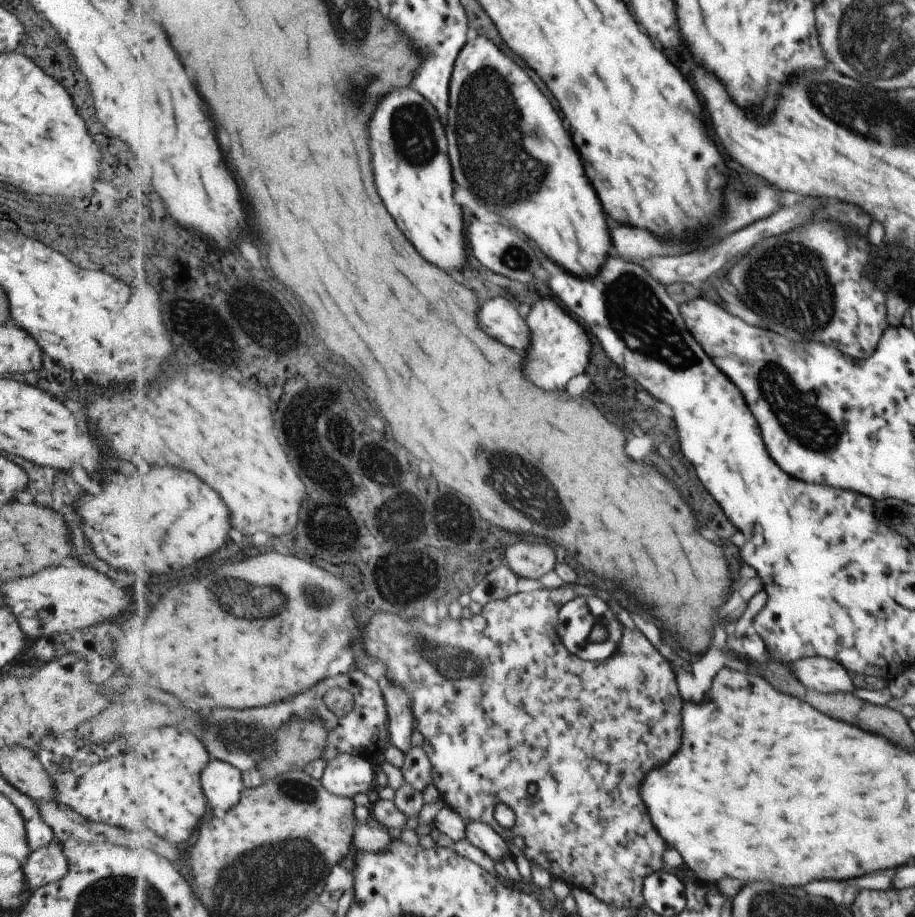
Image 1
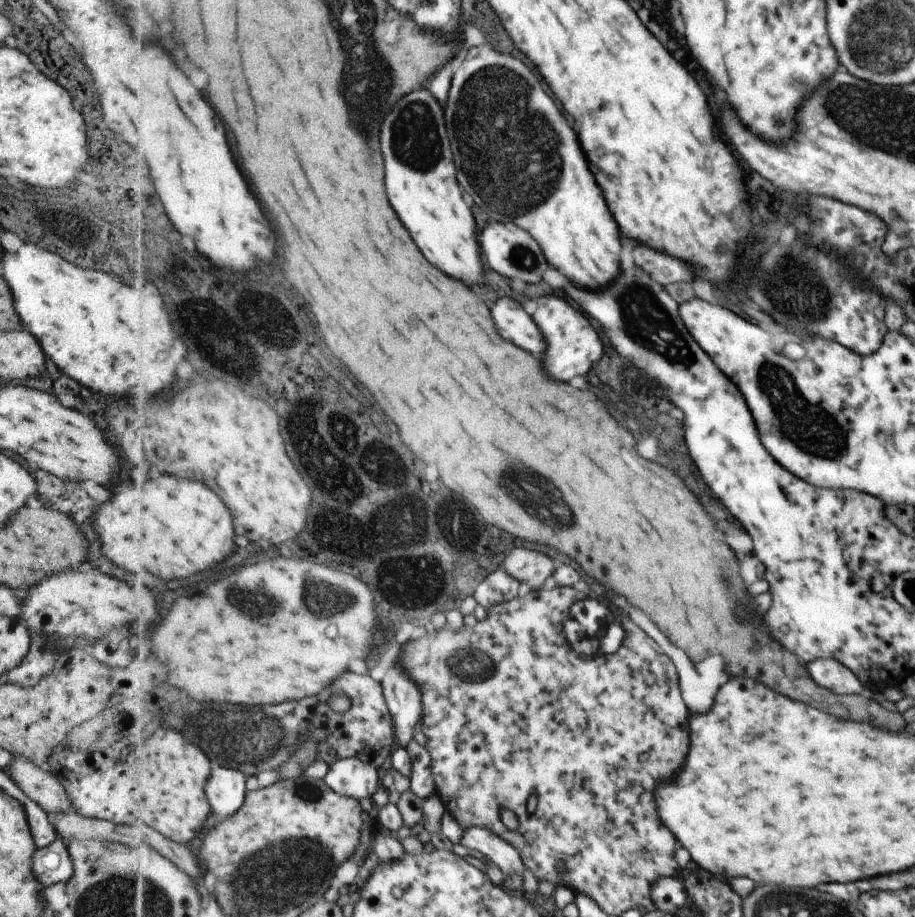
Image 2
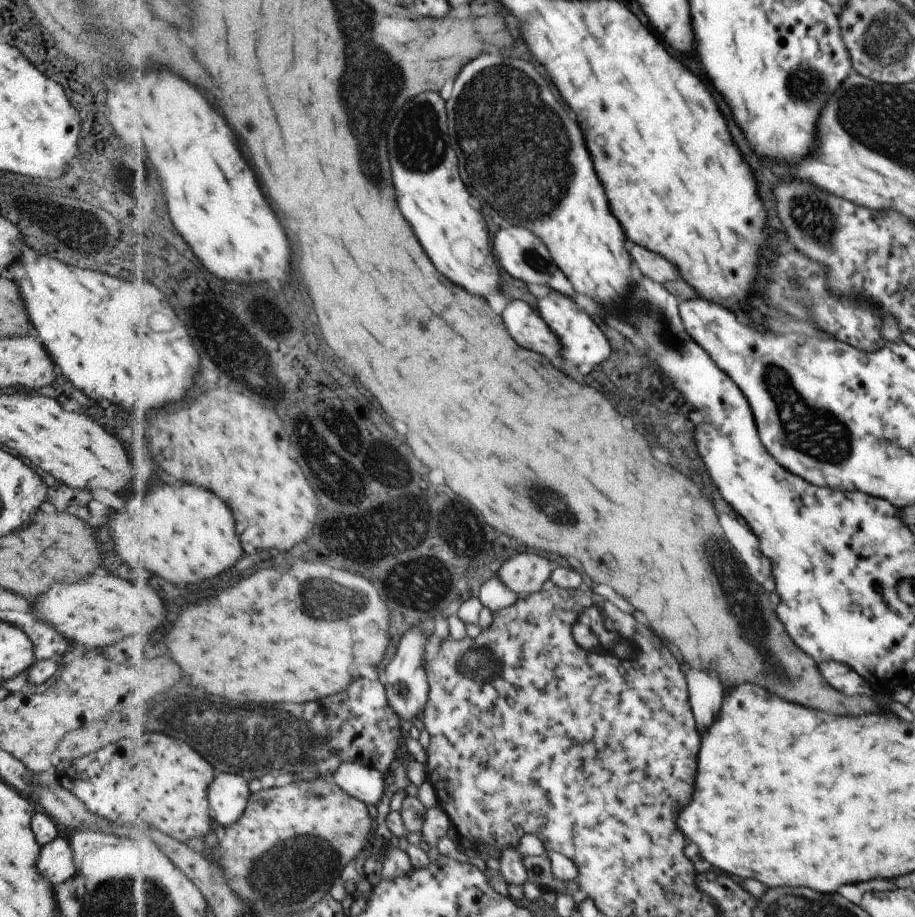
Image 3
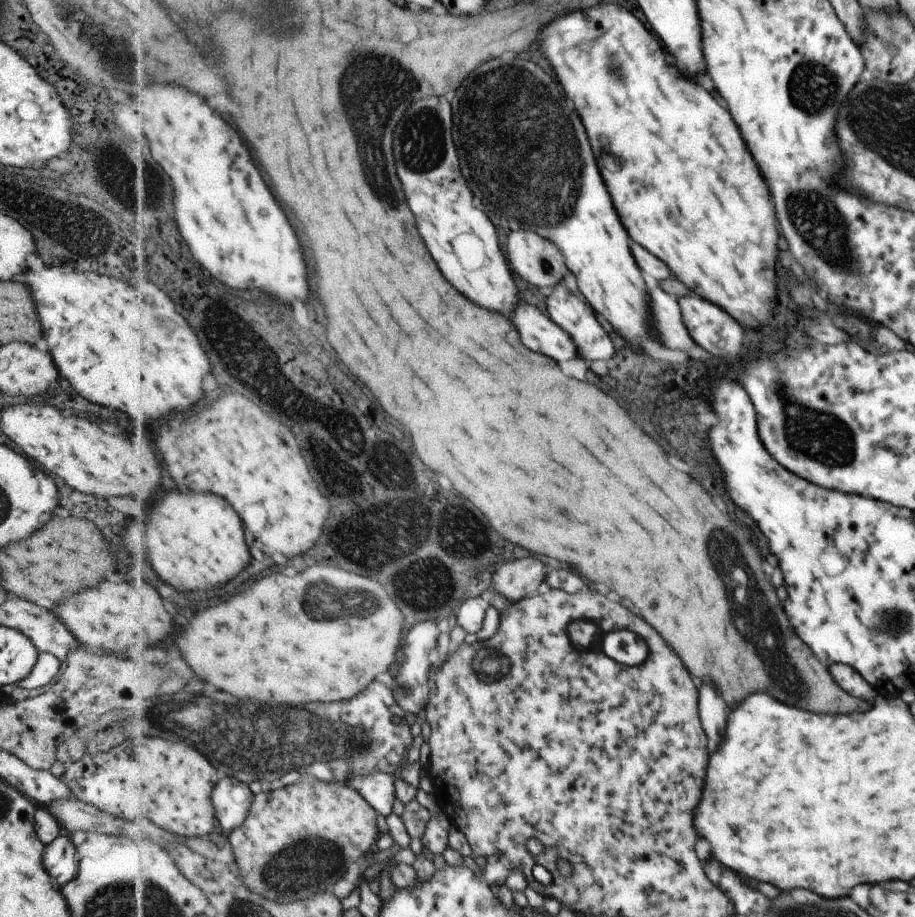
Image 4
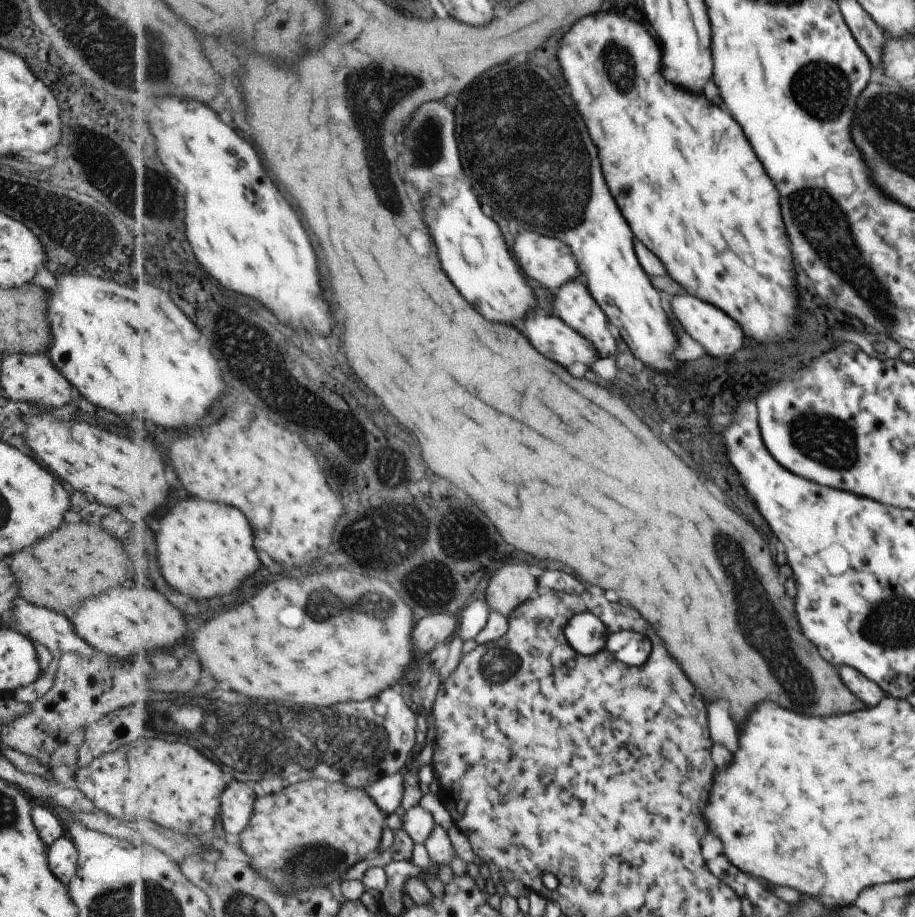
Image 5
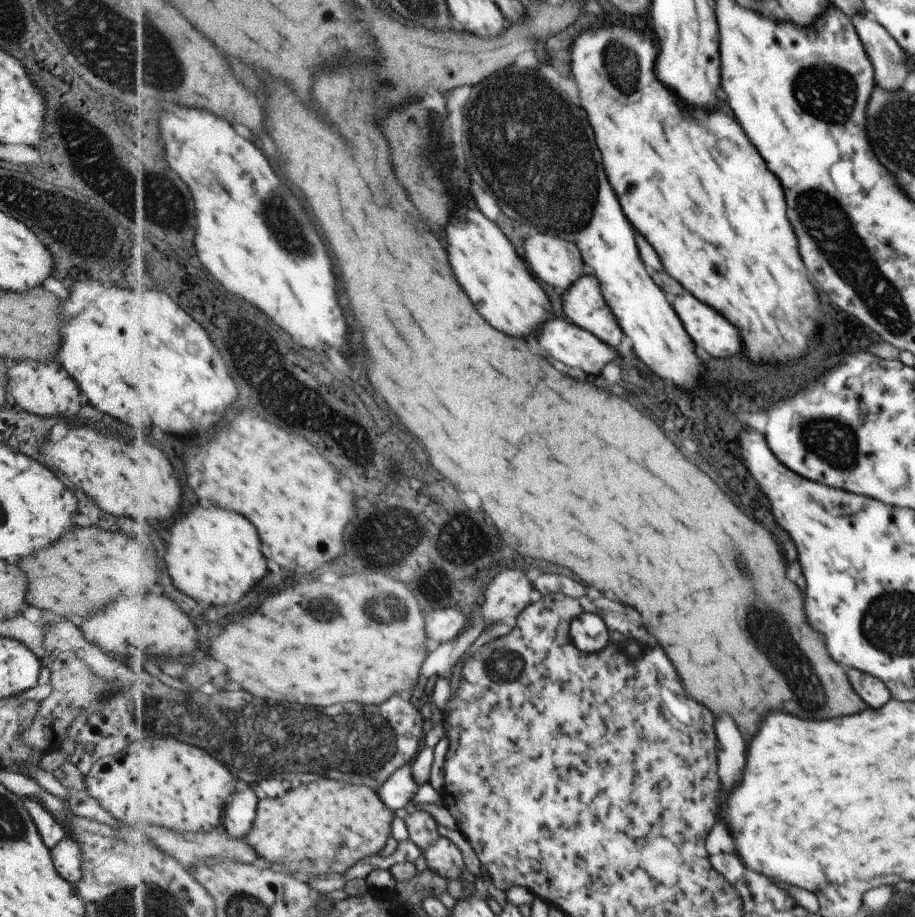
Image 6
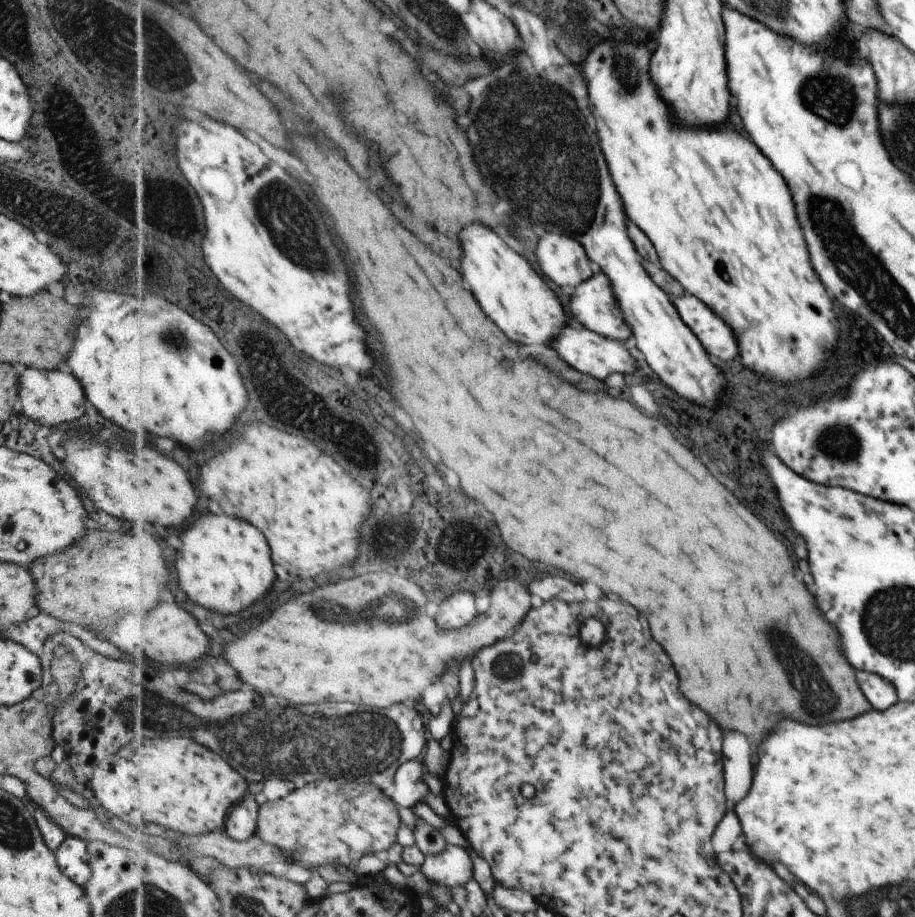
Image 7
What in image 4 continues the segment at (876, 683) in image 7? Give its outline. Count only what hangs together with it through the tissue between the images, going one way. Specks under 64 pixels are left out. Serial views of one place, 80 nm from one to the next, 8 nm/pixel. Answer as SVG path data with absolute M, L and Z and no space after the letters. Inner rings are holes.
M843 663L830 664L828 671L835 682L852 697L873 704L878 692L857 671Z

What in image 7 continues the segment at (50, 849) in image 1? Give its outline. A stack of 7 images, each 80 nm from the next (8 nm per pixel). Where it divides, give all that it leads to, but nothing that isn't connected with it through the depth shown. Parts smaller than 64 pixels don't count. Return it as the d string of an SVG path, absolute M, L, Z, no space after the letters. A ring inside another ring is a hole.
M65 837L53 853L59 870L77 884L83 886L90 877L90 866L84 840Z

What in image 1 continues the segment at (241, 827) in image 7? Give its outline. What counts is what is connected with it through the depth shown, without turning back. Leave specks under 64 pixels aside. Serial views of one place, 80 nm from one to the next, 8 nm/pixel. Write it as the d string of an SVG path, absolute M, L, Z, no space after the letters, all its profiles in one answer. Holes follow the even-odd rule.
M211 760L209 766L203 772L203 790L207 792L207 798L211 800L211 808L222 808L225 812L231 810L240 803L242 792L245 790L241 769L225 761Z

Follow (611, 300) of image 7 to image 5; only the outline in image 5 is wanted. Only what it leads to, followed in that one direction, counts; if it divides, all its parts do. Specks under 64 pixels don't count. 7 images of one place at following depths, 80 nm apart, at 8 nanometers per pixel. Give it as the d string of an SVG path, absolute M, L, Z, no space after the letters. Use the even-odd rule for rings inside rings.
M581 280L565 283L553 307L557 308L567 325L586 336L598 348L601 356L613 356L617 354L617 340L607 326L607 314L597 304L598 300L591 296L587 286Z

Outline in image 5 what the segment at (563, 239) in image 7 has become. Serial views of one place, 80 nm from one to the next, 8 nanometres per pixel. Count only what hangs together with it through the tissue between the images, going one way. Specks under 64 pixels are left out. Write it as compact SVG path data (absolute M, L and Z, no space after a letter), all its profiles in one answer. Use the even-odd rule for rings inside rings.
M525 232L517 238L515 256L529 278L553 290L581 274L575 253L567 243L537 232Z

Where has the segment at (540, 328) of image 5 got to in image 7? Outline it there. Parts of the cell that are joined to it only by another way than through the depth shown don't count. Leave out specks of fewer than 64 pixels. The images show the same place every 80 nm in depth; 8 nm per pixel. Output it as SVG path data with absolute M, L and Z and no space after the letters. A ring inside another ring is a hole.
M565 328L563 336L553 344L557 348L557 352L577 370L585 372L585 374L591 374L595 378L609 378L611 374L615 372L621 372L621 374L633 374L637 370L637 360L635 356L629 352L627 345L631 341L613 340L604 337L602 334L595 331L583 328L583 330L577 330L577 328Z

